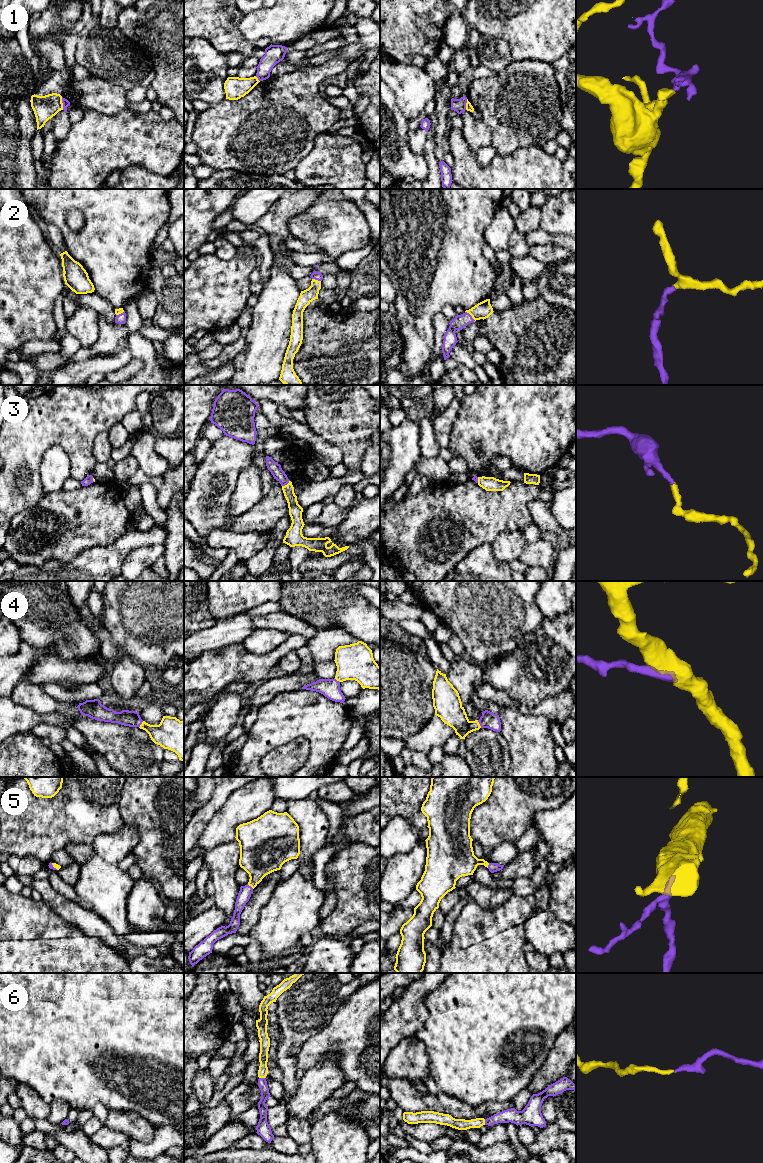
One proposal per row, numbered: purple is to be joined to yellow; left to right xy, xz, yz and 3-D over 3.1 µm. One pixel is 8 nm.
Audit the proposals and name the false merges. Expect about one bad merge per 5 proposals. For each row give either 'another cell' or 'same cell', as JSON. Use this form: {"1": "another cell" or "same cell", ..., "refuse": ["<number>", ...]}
{"1": "another cell", "2": "same cell", "3": "same cell", "4": "same cell", "5": "same cell", "6": "same cell", "refuse": ["1"]}

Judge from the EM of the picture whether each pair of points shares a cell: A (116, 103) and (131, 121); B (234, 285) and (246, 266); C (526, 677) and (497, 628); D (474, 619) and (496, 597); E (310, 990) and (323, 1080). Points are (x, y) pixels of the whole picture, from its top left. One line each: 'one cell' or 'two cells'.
A: two cells
B: one cell
C: two cells
D: one cell
E: two cells

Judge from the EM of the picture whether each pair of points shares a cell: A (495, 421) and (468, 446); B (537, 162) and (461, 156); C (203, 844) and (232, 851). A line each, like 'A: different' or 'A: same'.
A: same
B: same
C: different

